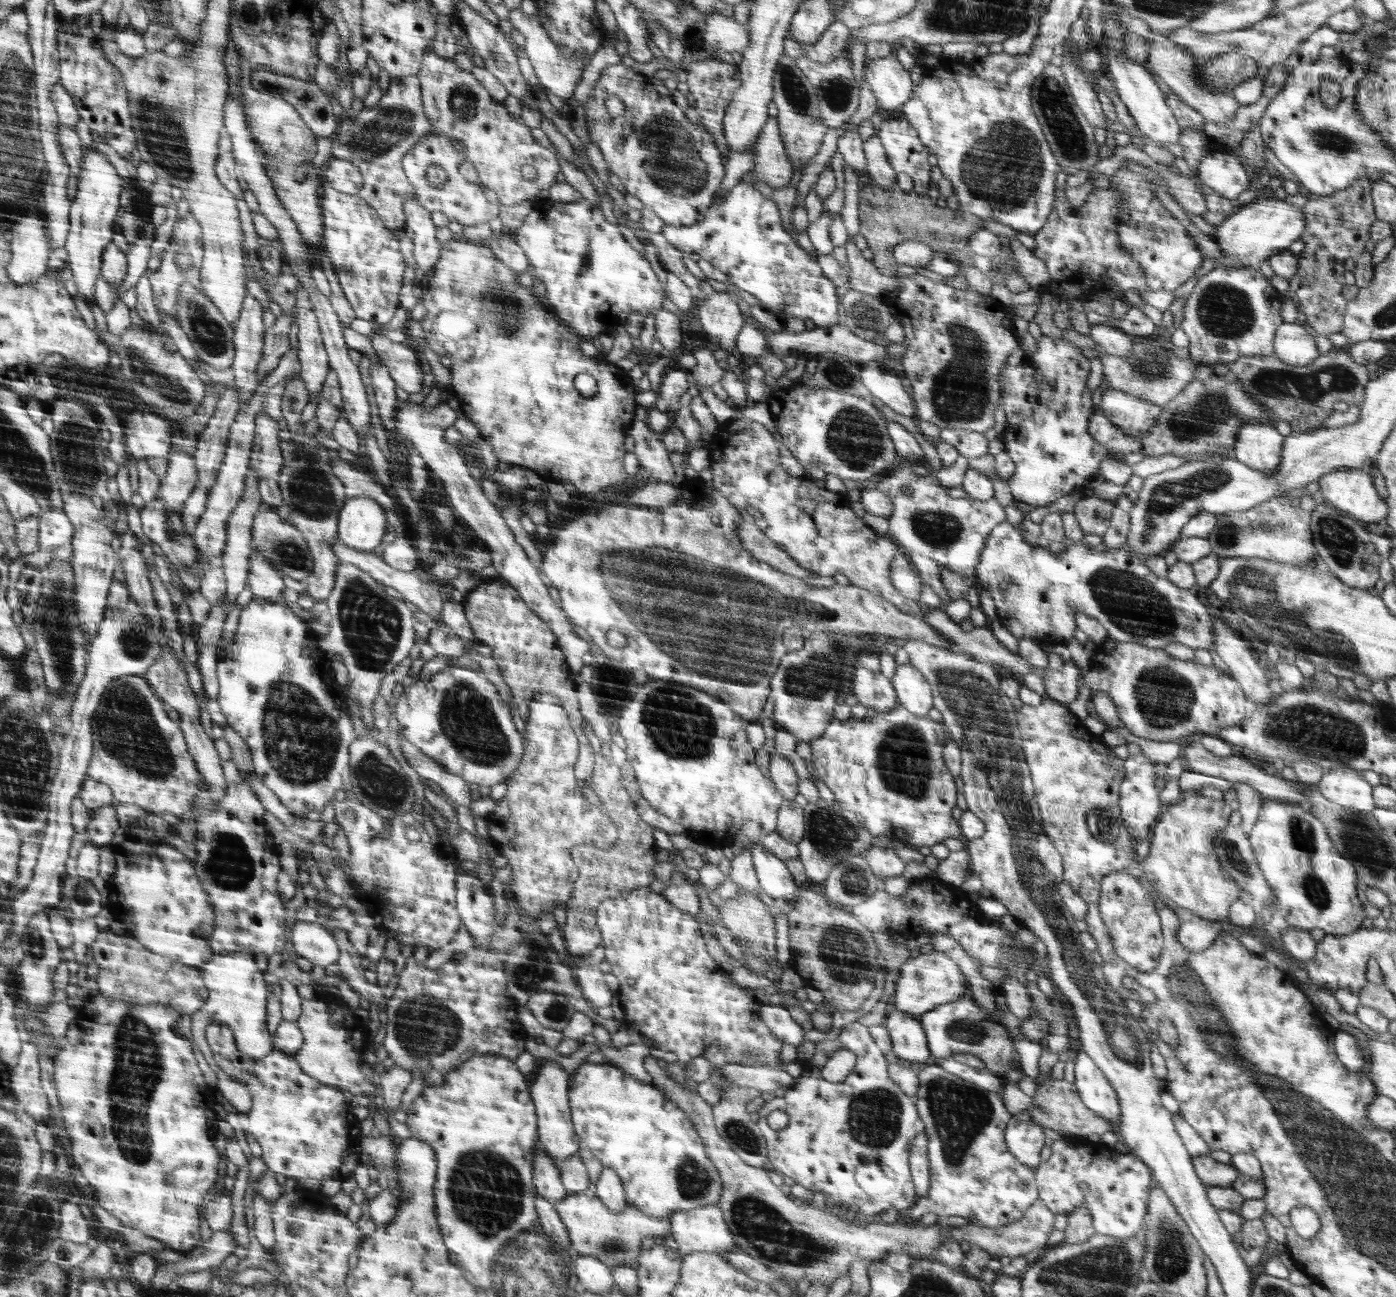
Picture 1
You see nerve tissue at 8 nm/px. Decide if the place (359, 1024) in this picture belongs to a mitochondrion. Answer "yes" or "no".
no

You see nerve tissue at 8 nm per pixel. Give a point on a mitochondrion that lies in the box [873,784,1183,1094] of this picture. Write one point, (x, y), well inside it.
(971, 1032)

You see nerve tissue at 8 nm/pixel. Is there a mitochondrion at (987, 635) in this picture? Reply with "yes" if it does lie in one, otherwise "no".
no

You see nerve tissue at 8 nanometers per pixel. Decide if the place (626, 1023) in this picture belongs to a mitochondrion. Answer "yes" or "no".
no

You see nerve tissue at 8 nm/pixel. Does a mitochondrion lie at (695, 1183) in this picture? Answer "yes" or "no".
yes

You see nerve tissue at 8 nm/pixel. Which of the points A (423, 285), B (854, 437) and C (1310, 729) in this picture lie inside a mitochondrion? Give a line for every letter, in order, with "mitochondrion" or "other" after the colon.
A: other
B: mitochondrion
C: mitochondrion

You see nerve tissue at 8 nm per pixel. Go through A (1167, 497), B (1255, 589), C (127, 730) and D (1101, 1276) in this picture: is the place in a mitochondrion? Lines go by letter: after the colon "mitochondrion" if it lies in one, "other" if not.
A: mitochondrion
B: mitochondrion
C: mitochondrion
D: mitochondrion

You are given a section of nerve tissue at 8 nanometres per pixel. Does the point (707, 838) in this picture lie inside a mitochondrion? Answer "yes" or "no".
no

